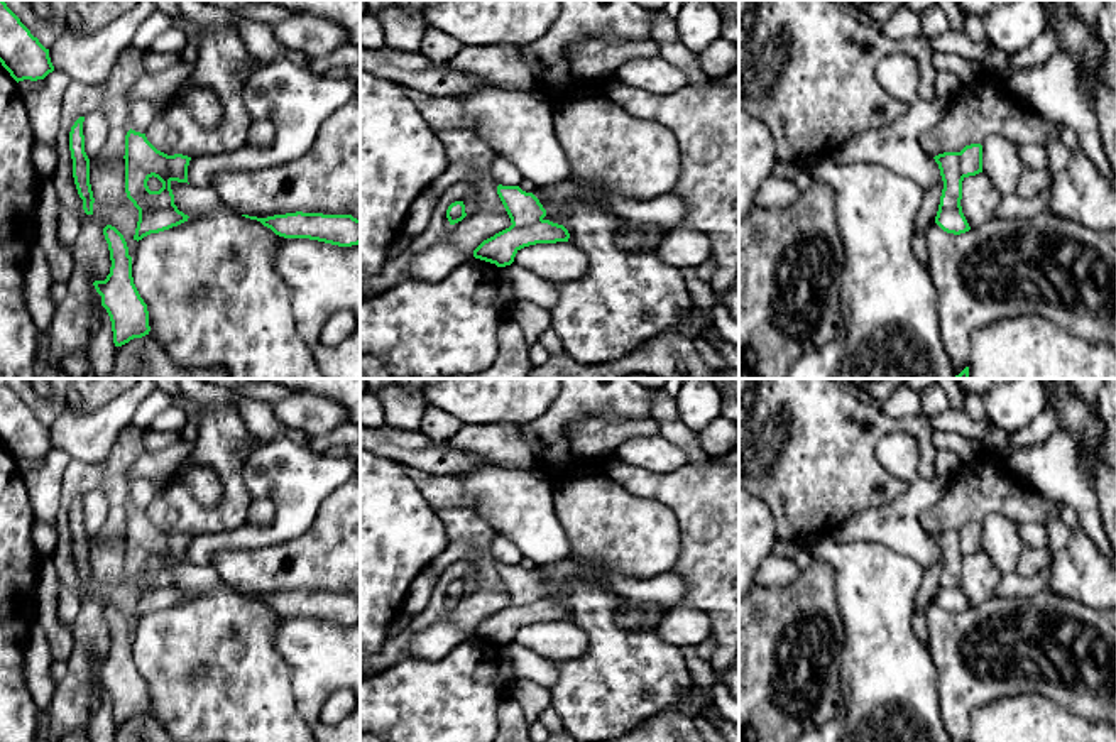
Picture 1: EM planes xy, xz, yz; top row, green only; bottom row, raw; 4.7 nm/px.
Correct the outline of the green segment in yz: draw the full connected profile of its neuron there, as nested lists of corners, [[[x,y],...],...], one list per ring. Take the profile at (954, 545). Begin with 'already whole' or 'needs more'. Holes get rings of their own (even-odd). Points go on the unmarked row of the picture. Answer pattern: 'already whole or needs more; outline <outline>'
already whole; outline [[[971,522],[960,531],[944,531],[933,536],[938,543],[944,568],[935,602],[947,612],[960,614],[971,608],[960,585],[962,559],[982,551],[982,524]]]

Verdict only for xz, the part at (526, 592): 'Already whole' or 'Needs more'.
Already whole

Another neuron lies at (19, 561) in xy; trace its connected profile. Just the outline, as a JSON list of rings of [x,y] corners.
[[[0,441],[0,742],[39,742],[41,710],[24,669],[41,563],[32,543],[34,524],[25,480]]]

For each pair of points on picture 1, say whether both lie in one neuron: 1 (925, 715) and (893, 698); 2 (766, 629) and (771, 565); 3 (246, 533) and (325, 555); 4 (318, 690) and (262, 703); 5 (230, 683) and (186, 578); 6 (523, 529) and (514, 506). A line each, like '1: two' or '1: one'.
1: one
2: two
3: two
4: two
5: one
6: one

